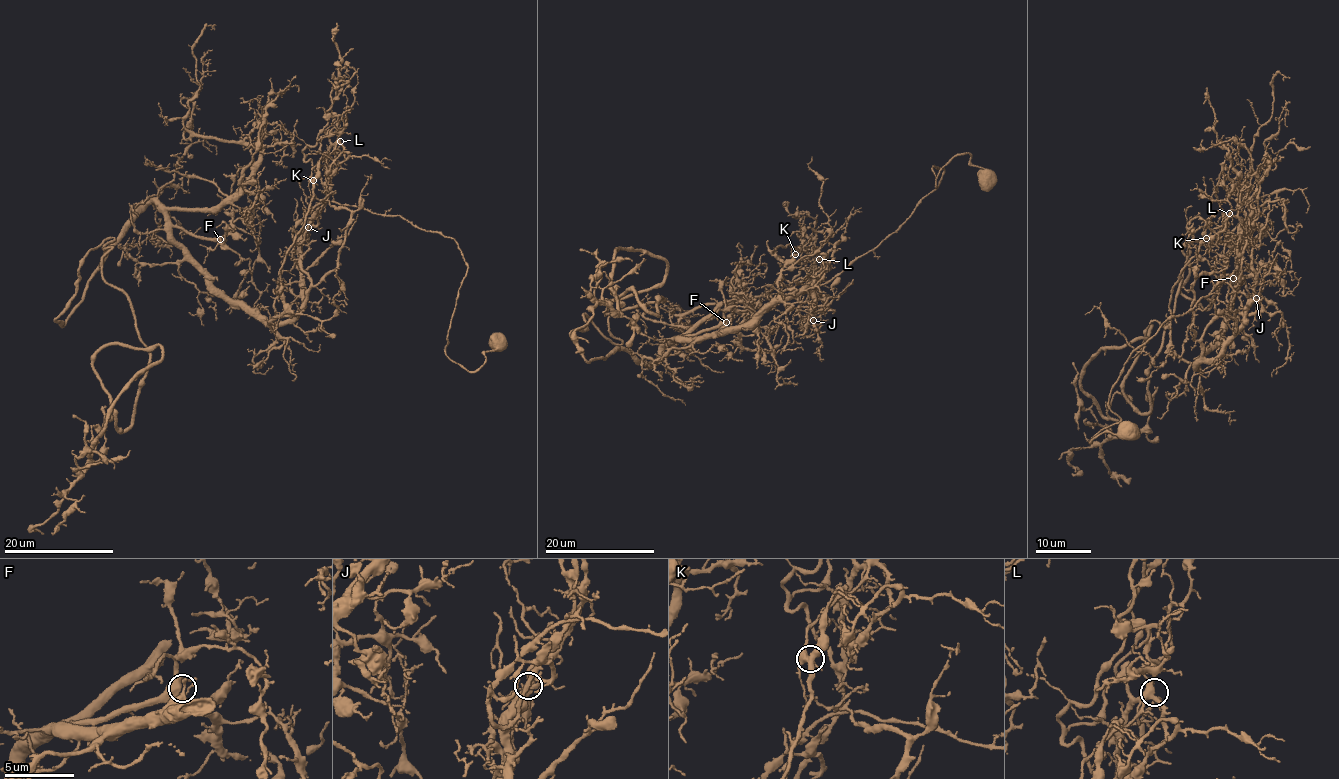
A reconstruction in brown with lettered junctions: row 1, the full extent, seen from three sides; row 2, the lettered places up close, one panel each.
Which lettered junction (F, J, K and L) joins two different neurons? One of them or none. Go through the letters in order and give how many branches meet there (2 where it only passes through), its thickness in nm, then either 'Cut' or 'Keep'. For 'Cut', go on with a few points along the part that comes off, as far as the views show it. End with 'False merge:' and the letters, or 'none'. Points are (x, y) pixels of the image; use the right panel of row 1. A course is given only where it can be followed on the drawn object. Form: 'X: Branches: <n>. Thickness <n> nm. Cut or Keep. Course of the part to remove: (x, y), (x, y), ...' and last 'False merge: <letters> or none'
F: Branches: 5. Thickness 500 nm. Keep
J: Branches: 5. Thickness 400 nm. Keep
K: Branches: 5. Thickness 440 nm. Cut. Course of the part to remove: (1205, 238), (1240, 222), (1233, 301), (1234, 271), (1139, 345), (1109, 398), (1121, 419), (1089, 440), (1138, 427)
L: Branches: 5. Thickness 400 nm. Keep
False merge: K

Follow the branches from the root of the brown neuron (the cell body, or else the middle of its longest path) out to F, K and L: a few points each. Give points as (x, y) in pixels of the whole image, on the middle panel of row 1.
F: (986, 181), (932, 165), (792, 297), (819, 294), (782, 245), (770, 305), (678, 336), (726, 322)
K: (986, 181), (967, 152), (935, 186), (932, 165), (911, 216), (803, 303), (820, 291), (795, 254)
L: (986, 181), (967, 152), (935, 186), (932, 165), (942, 179), (911, 216), (800, 303), (819, 294), (819, 259)

